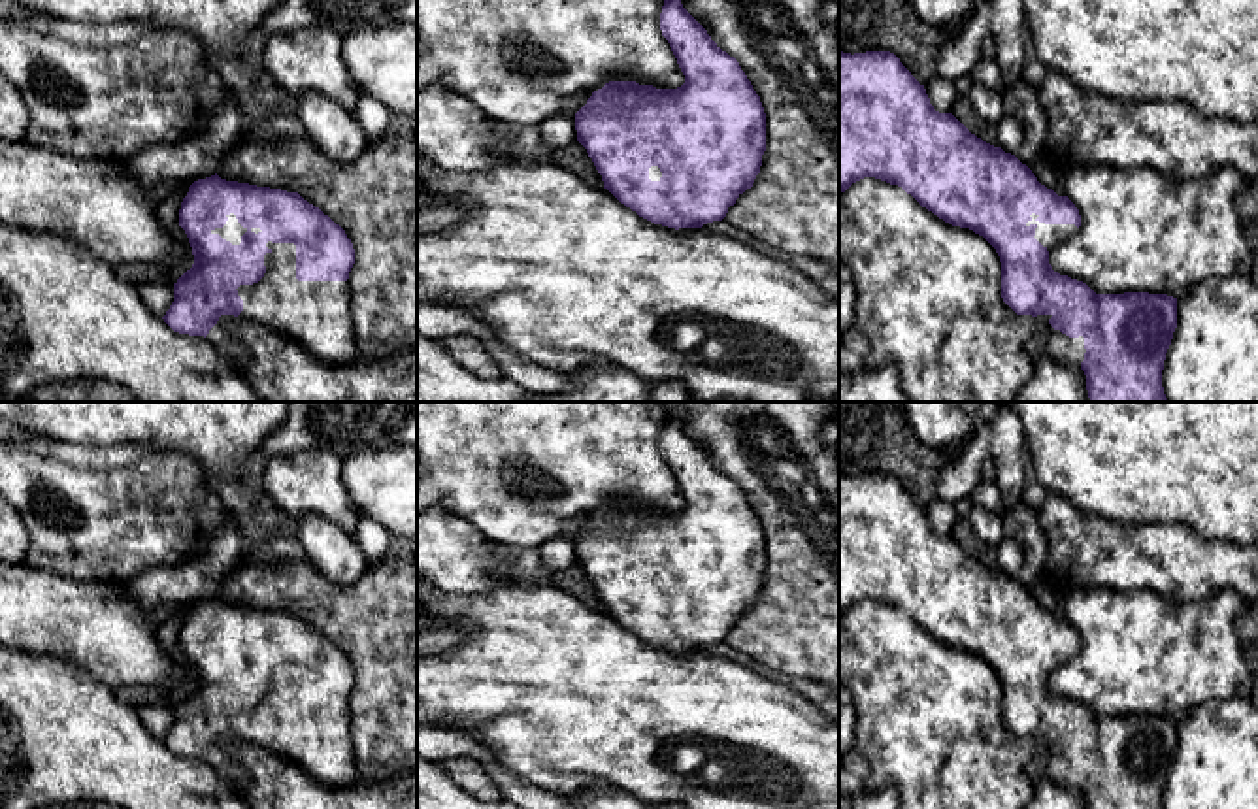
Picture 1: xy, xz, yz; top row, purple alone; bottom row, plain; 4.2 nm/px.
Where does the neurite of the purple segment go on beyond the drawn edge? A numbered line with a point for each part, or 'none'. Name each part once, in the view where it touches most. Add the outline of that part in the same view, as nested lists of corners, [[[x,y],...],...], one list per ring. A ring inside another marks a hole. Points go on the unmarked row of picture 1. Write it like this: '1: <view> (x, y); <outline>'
1: xy (314, 736); [[[272,666],[264,677],[266,696],[258,705],[240,707],[243,734],[221,737],[206,762],[228,781],[240,781],[240,769],[228,745],[249,741],[296,764],[313,781],[341,786],[358,779],[347,703],[298,703],[296,668]]]

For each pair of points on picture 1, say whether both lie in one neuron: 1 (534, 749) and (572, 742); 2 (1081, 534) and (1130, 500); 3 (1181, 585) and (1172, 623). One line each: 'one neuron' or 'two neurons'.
1: one neuron
2: two neurons
3: two neurons

